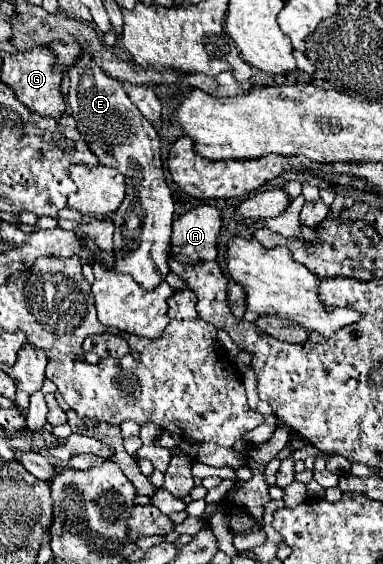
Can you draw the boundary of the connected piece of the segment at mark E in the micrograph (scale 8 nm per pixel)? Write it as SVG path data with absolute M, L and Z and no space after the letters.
M82 55L66 75L70 77L68 105L78 123L78 131L82 131L88 147L102 165L126 175L126 197L114 215L114 269L132 275L144 289L154 289L170 271L166 259L174 217L174 201L162 173L156 127L130 101L124 85L106 75L90 55Z

